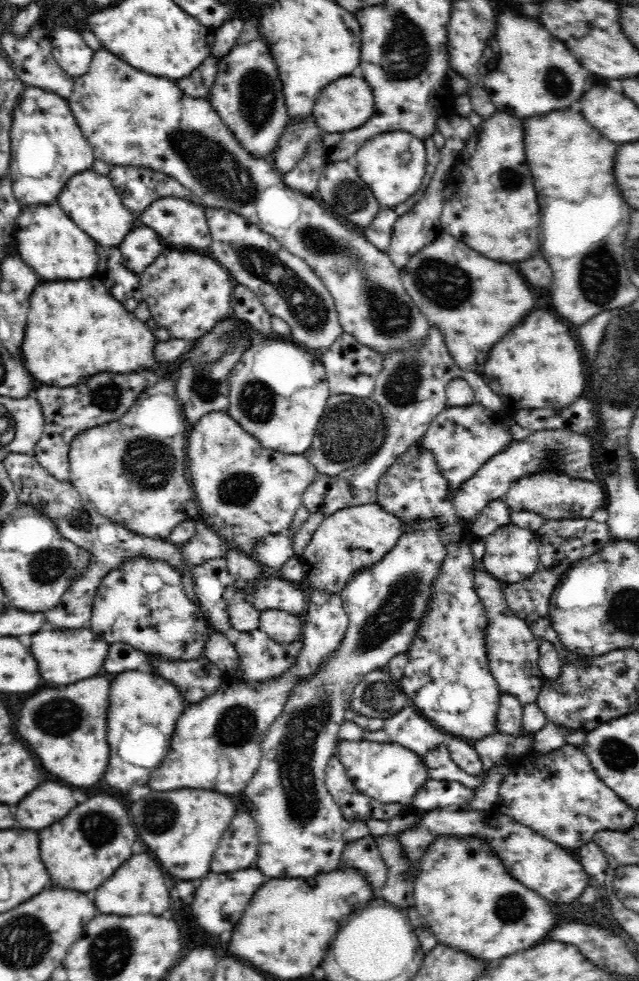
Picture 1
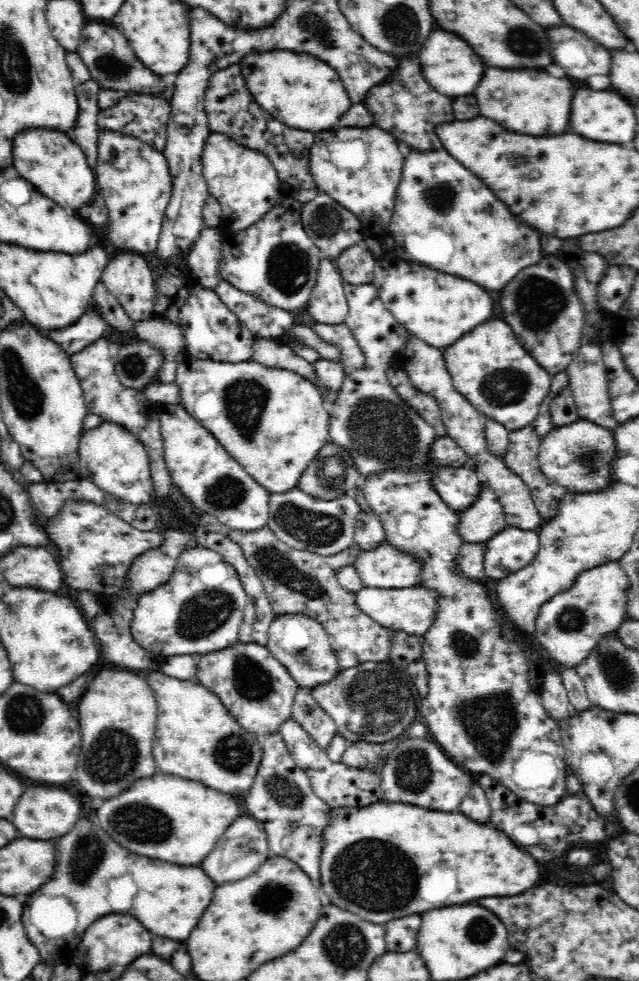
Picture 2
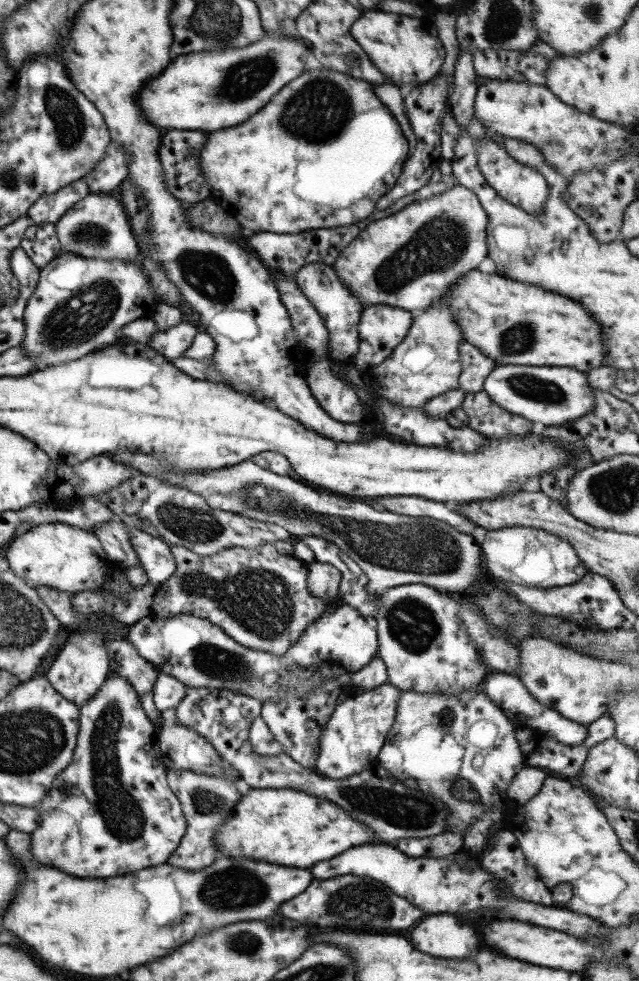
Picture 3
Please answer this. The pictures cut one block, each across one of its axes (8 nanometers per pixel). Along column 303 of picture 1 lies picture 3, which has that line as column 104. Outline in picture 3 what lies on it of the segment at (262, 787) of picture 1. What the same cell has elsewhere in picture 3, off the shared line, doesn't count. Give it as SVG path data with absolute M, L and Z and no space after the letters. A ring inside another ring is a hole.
M109 671L99 690L85 704L81 704L78 709L79 728L71 761L69 761L69 765L65 767L65 770L56 776L50 790L41 798L41 802L33 807L35 811L38 811L39 826L28 834L28 850L30 854L39 864L51 866L51 868L61 870L61 872L65 872L65 874L69 874L69 876L74 876L75 878L79 876L85 878L89 878L89 876L93 876L93 878L107 878L107 876L134 873L145 867L165 863L168 856L177 848L187 825L185 825L185 817L183 817L183 813L180 810L178 798L173 795L173 792L170 792L166 784L166 768L162 760L163 754L159 748L157 730L149 722L144 710L141 708L135 691L131 688L131 684L127 680L121 678L121 676L117 676L115 672Z

